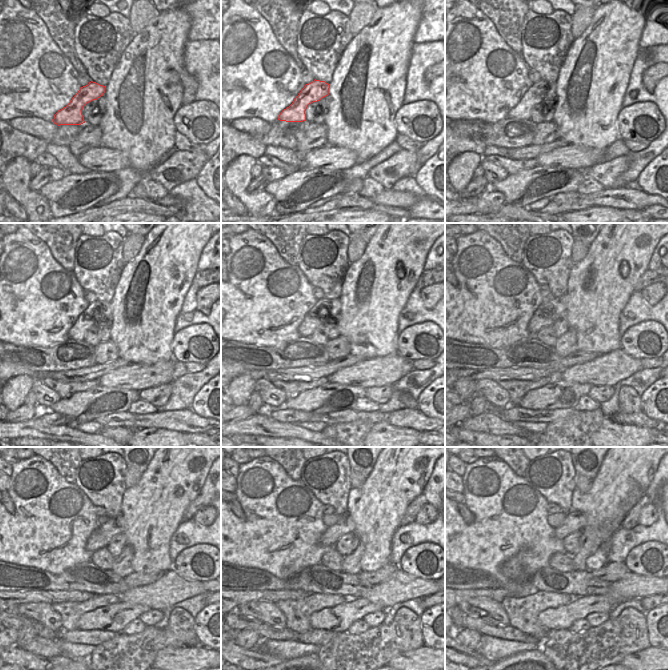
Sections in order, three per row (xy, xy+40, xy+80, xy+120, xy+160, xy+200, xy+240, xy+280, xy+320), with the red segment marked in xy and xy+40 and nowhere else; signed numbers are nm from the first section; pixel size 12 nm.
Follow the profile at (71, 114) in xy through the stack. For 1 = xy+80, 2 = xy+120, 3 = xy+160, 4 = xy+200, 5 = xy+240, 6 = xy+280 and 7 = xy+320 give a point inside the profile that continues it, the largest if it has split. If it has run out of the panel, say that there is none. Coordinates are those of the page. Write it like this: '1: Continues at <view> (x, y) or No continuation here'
1: Continues at xy+80 (541, 90)
2: Continues at xy+120 (97, 312)
3: Continues at xy+160 (324, 311)
4: Continues at xy+200 (548, 312)
5: Continues at xy+240 (100, 538)
6: Continues at xy+280 (345, 524)
7: Continues at xy+320 (574, 521)

